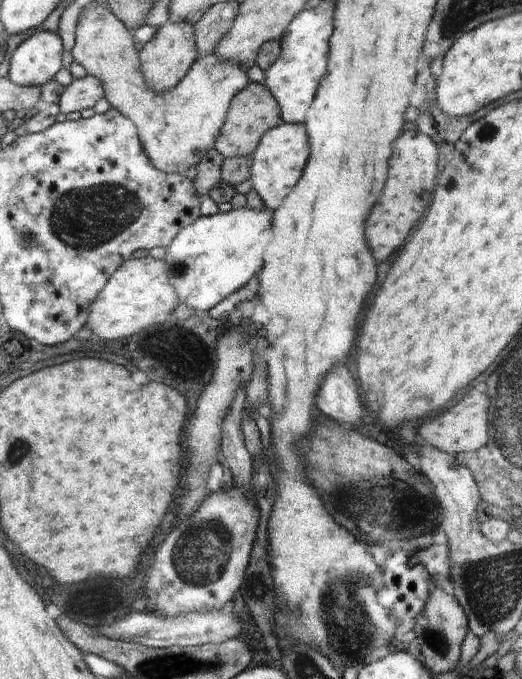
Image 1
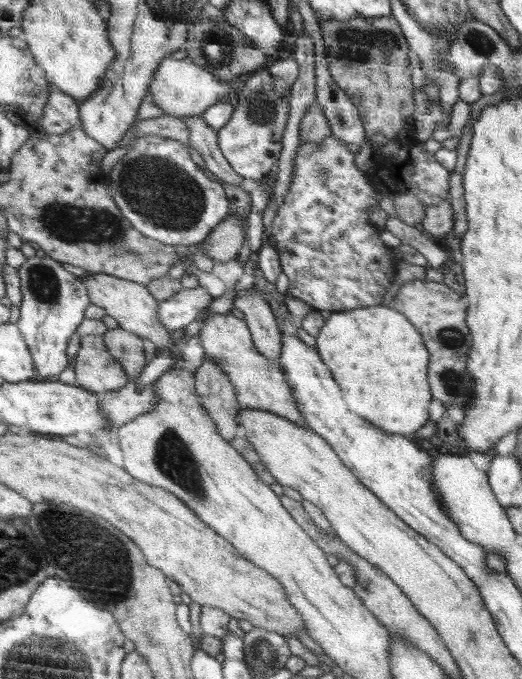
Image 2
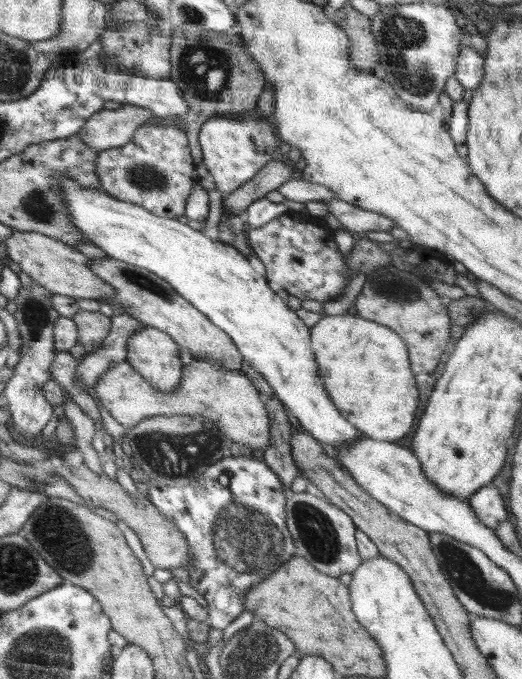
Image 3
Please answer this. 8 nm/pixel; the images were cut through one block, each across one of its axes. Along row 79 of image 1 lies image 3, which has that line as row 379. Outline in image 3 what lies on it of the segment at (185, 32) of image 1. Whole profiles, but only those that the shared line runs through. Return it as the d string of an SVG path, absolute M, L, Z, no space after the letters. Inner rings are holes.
M144 326L142 330L134 332L128 338L127 361L151 383L152 387L164 394L174 392L180 386L180 382L183 382L180 346L170 338L169 334L152 326Z

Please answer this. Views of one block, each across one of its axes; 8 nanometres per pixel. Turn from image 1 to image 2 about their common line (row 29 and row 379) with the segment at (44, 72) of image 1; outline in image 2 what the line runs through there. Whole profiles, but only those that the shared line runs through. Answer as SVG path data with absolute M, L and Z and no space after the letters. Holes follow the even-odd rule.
M42 253L28 257L19 271L24 304L20 307L18 326L23 330L28 349L35 359L36 380L37 376L39 380L44 380L46 376L60 374L66 368L66 342L86 317L86 310L91 305L90 291L83 279L66 271L60 261Z

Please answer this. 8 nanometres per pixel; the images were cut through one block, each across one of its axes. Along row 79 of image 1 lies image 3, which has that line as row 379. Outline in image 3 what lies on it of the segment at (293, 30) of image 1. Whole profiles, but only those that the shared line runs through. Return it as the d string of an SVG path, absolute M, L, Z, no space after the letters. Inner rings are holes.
M64 176L56 179L60 181L60 189L71 212L72 223L88 237L89 244L100 247L112 258L132 263L166 279L192 306L203 311L216 326L231 335L244 359L267 380L276 397L288 407L306 433L333 451L348 449L355 441L366 438L359 428L338 412L334 402L328 398L328 392L324 390L326 386L320 378L319 363L316 362L311 346L311 327L276 294L267 275L252 267L247 256L240 254L230 244L213 241L178 219L164 218L130 202L122 202L101 188L82 188L74 180L68 180Z

